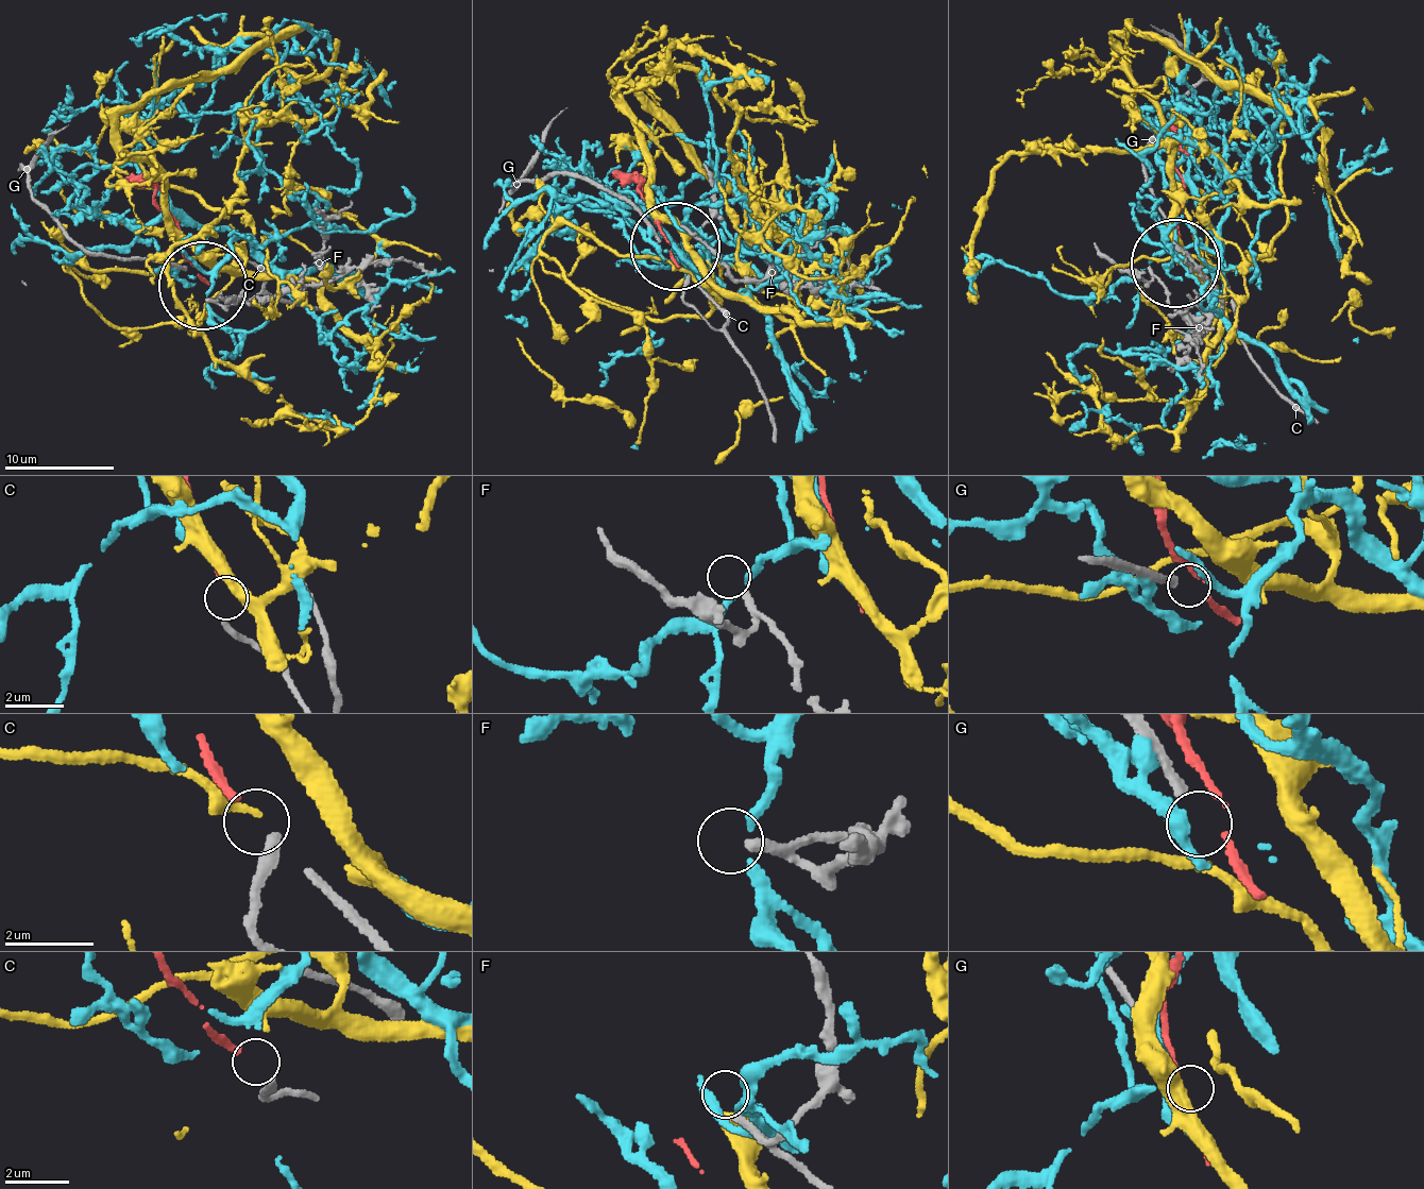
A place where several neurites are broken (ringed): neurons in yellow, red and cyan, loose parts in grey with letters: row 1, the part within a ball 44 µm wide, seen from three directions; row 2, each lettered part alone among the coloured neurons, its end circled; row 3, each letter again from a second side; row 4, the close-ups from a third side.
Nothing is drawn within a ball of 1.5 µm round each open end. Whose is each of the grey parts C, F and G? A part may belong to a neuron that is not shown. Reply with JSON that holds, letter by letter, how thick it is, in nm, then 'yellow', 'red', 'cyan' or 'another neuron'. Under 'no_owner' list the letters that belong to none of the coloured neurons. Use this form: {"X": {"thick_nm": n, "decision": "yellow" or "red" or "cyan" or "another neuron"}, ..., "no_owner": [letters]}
{"C": {"thick_nm": 220, "decision": "red"}, "F": {"thick_nm": 240, "decision": "another neuron"}, "G": {"thick_nm": 220, "decision": "another neuron"}, "no_owner": ["F", "G"]}

